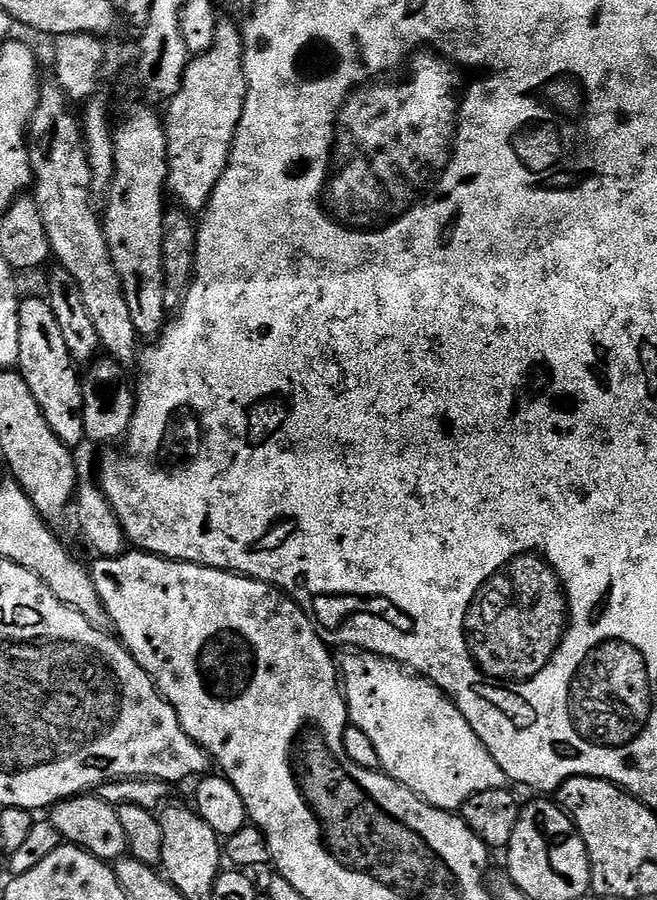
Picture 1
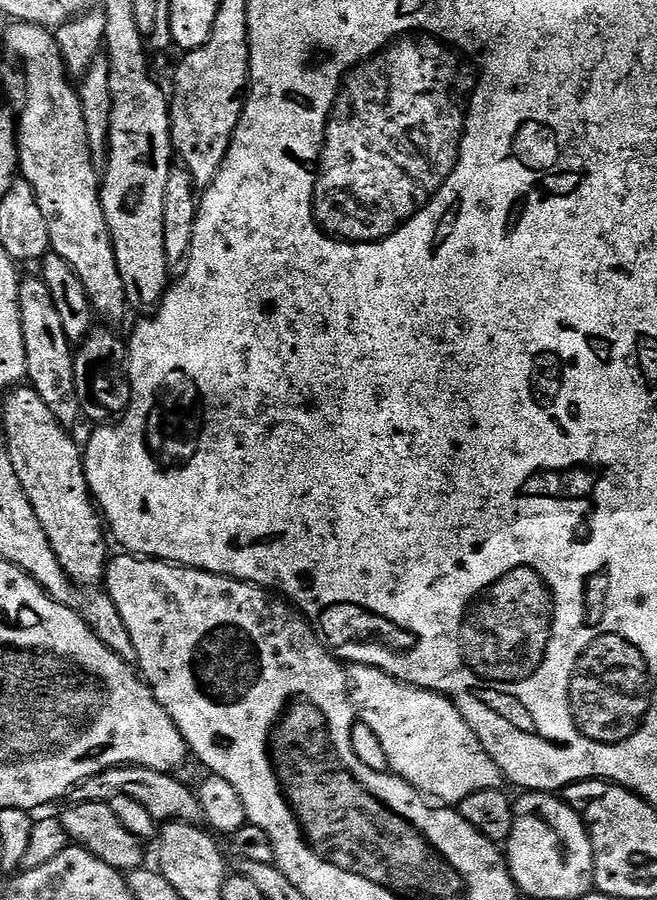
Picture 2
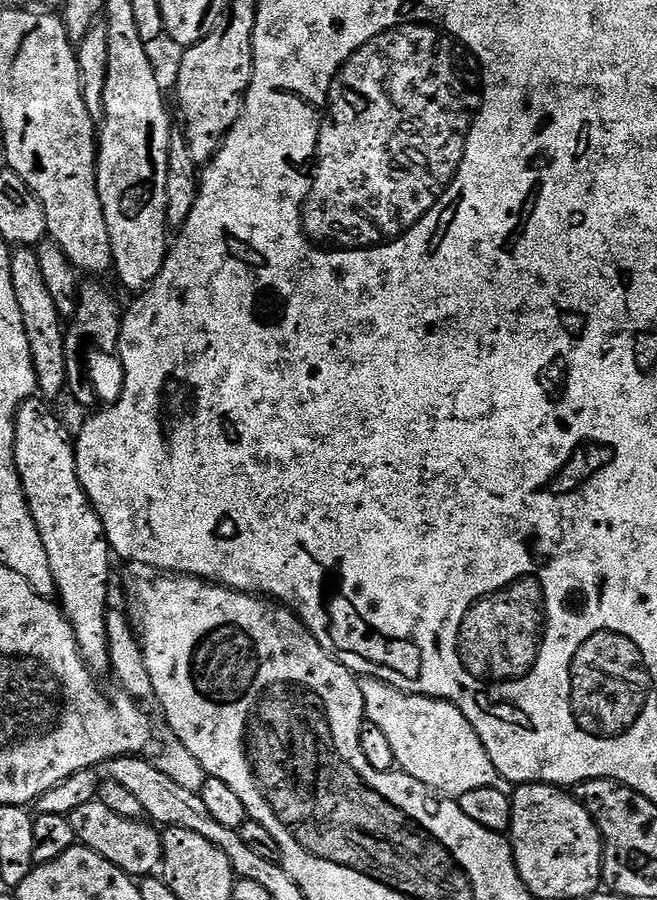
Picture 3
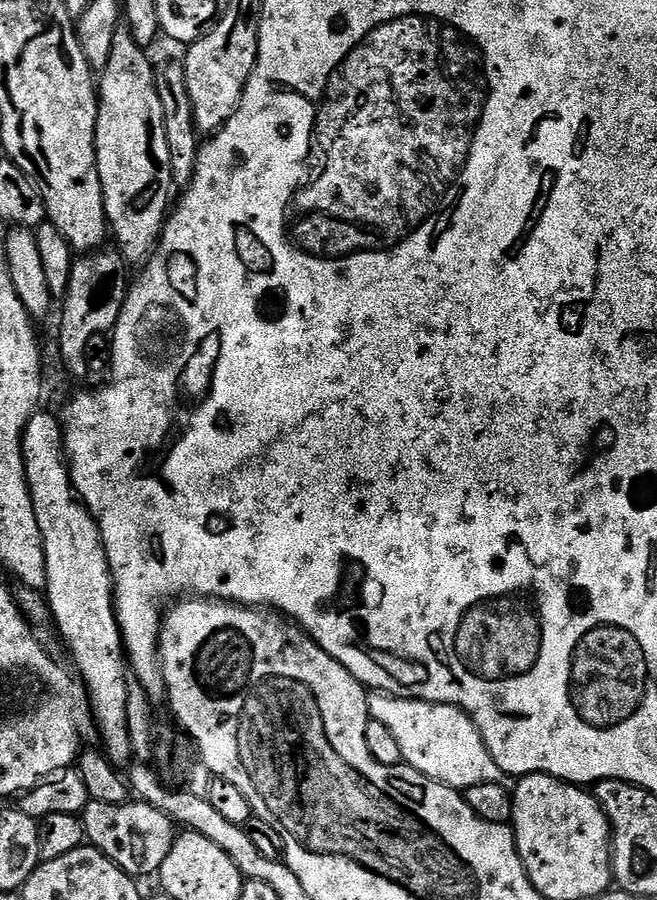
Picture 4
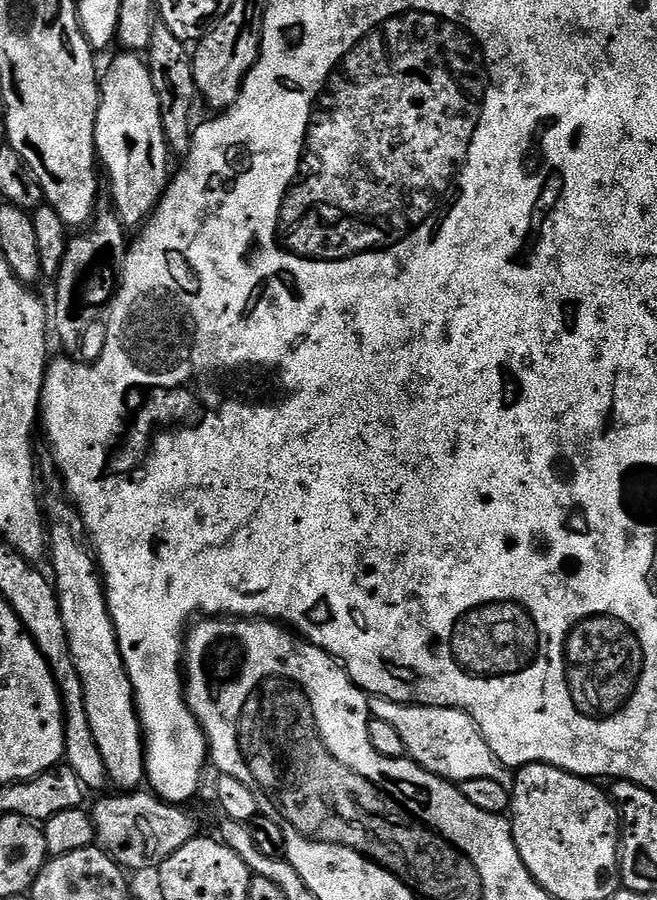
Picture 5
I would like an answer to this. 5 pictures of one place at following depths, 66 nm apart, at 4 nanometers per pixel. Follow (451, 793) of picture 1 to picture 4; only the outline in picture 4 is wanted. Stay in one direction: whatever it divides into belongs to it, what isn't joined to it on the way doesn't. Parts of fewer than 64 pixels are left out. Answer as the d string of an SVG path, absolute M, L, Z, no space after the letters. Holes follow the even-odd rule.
M376 690L368 697L368 714L394 734L398 750L402 750L403 763L426 774L431 780L457 790L486 782L494 782L494 786L502 786L502 790L511 793L516 788L516 780L507 776L498 762L494 762L476 723L459 706L407 700Z

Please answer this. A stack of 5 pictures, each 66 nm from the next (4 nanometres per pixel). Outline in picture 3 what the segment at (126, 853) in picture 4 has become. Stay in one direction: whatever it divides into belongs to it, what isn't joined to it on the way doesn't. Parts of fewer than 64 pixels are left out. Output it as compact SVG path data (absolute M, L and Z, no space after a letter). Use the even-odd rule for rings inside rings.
M98 799L86 802L86 806L78 806L68 817L70 826L74 826L77 841L83 847L94 850L106 858L106 862L114 862L114 866L133 878L148 878L152 872L161 867L164 859L164 838L161 829L147 819L131 820L122 818Z

